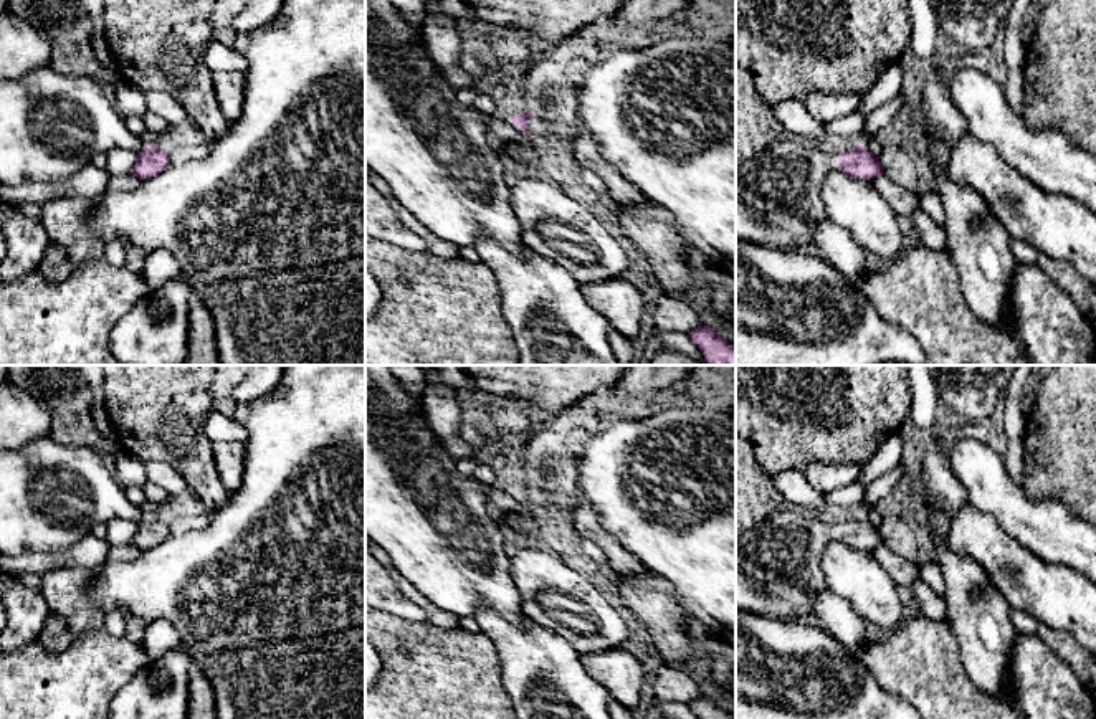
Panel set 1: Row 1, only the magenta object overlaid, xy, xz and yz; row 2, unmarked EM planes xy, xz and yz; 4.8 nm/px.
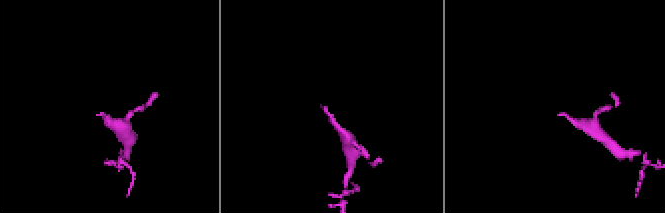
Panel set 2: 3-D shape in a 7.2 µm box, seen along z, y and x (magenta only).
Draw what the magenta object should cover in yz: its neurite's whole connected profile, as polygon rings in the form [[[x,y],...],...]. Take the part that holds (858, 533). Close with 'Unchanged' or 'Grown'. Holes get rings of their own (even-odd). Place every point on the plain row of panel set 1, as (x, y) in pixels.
[[[775,511],[760,526],[736,537],[736,607],[754,615],[787,620],[817,615],[810,595],[827,588],[822,555],[832,540],[870,550],[884,545],[879,527],[861,514],[848,522],[828,522],[822,516]]]. Grown

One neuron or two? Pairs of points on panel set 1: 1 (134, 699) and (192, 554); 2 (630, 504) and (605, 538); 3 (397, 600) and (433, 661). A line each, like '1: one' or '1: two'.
1: two
2: two
3: two

